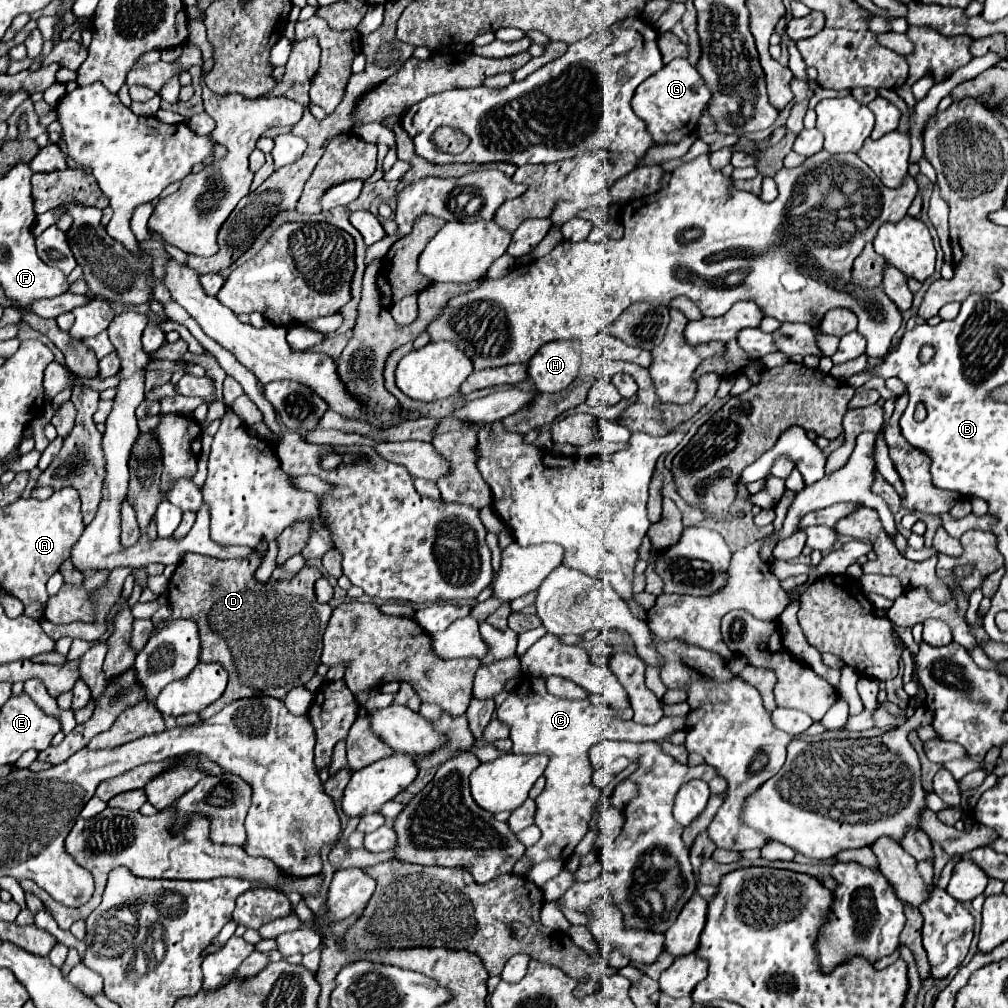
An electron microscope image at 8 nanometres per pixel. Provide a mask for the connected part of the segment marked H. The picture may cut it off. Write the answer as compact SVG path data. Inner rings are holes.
M552 341L536 351L528 363L528 377L538 393L558 393L578 375L580 353L576 341Z

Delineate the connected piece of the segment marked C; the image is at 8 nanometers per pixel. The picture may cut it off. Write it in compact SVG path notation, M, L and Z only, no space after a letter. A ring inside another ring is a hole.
M522 675L516 689L508 693L508 699L498 707L498 719L508 723L510 739L514 743L512 753L524 755L546 755L548 767L546 787L536 797L534 823L540 827L540 841L526 849L530 861L528 871L546 859L566 859L574 853L576 845L588 833L588 821L592 819L594 807L600 803L602 791L592 783L592 761L590 747L604 739L622 737L624 741L662 741L678 729L684 729L684 717L662 717L656 725L638 725L632 719L620 719L606 703L594 705L590 699L562 699L546 691L542 677Z

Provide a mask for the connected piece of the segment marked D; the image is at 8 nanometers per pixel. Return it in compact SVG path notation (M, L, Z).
M184 555L180 565L176 567L172 579L170 579L170 601L174 605L172 617L178 619L192 619L200 627L200 639L202 639L202 661L204 663L220 663L228 675L230 683L224 691L224 695L208 705L200 717L208 719L216 715L220 709L230 705L236 699L246 699L254 695L266 695L284 701L286 693L294 687L306 685L320 665L322 655L322 631L326 629L326 623L330 619L332 607L320 605L314 597L314 583L322 577L322 571L316 567L304 567L300 575L296 575L290 581L276 581L276 583L258 583L254 579L254 571L258 569L260 559L214 559L204 555Z

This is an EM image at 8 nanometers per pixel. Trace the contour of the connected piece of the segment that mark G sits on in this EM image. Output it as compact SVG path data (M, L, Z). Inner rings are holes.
M674 59L638 87L632 99L632 109L638 113L638 117L644 119L646 131L650 131L654 143L668 145L680 143L684 137L696 131L708 101L710 89L706 87L702 75L690 65L688 59Z

